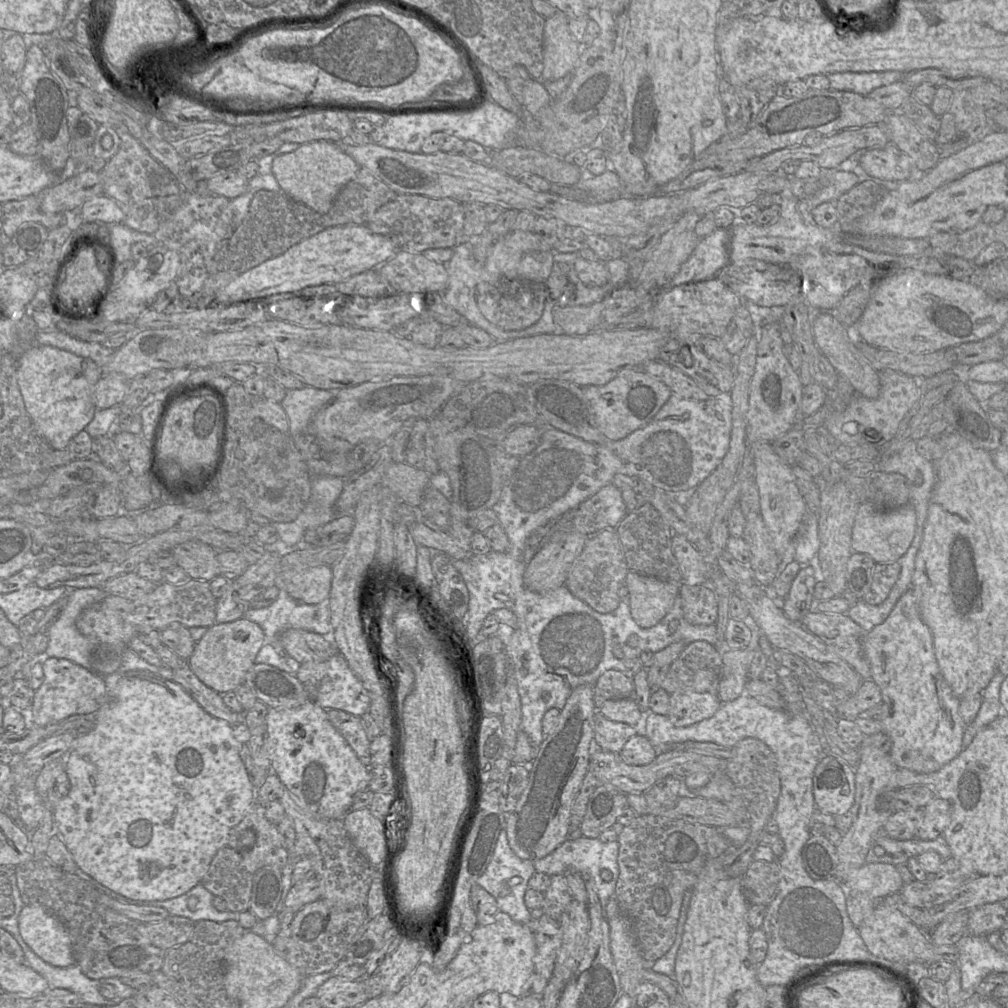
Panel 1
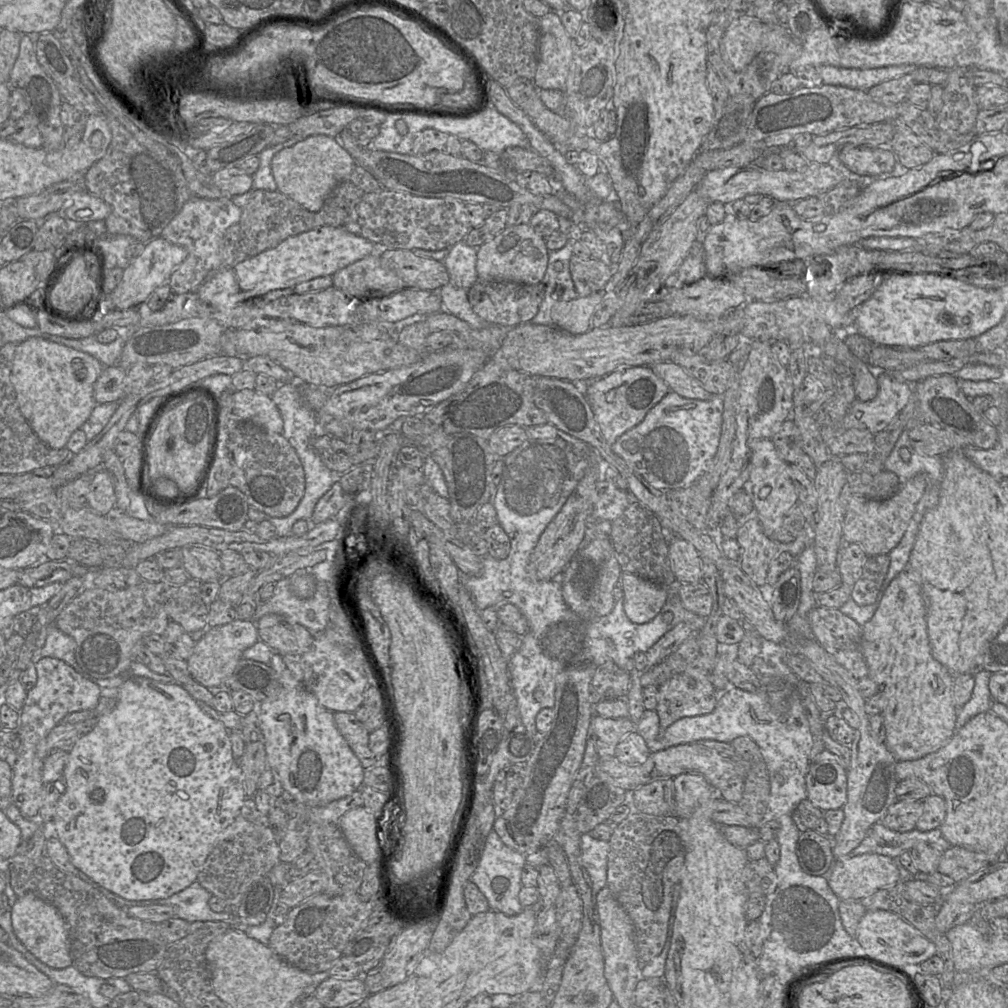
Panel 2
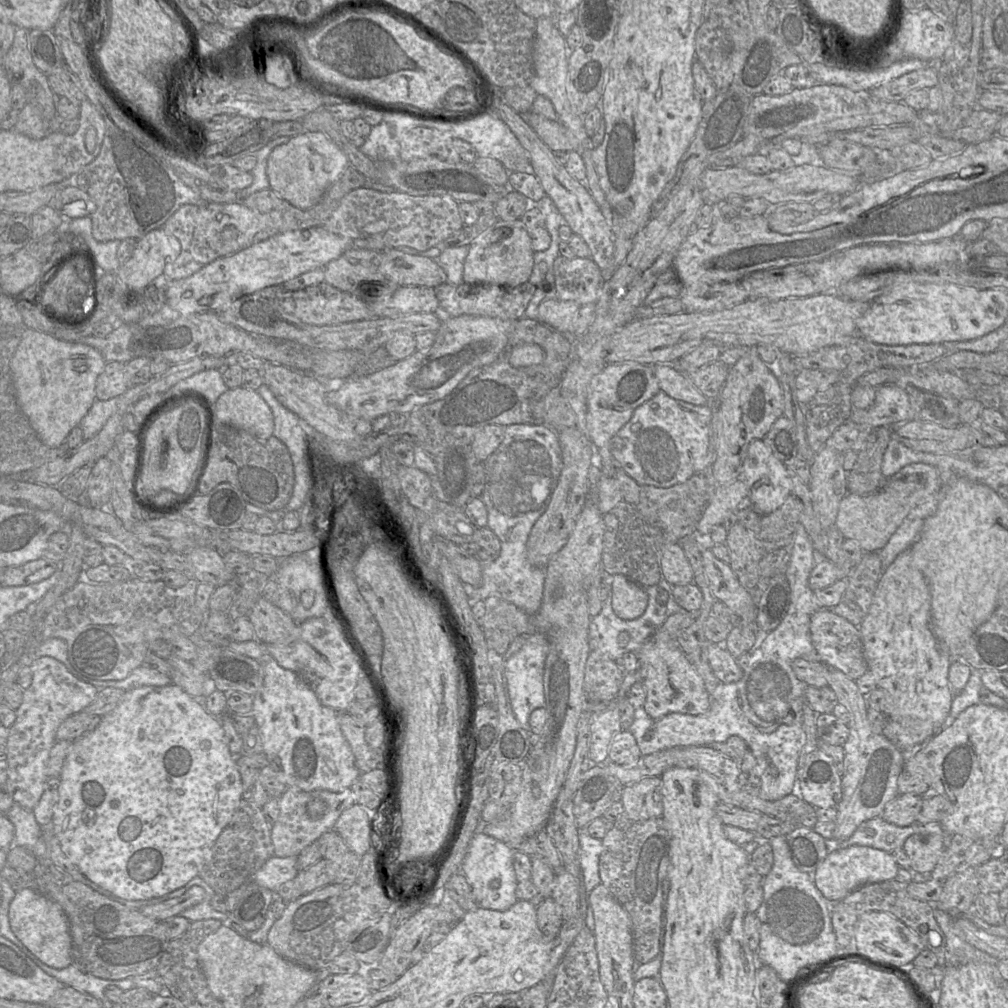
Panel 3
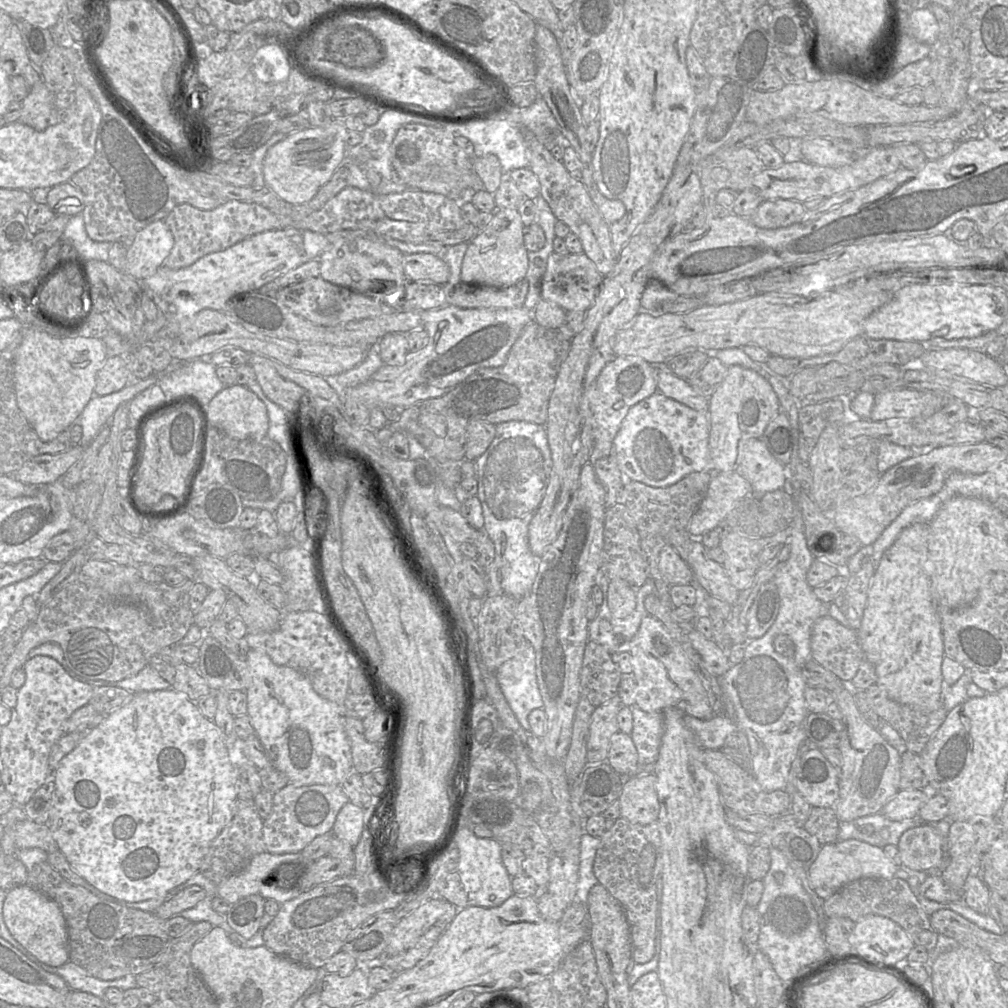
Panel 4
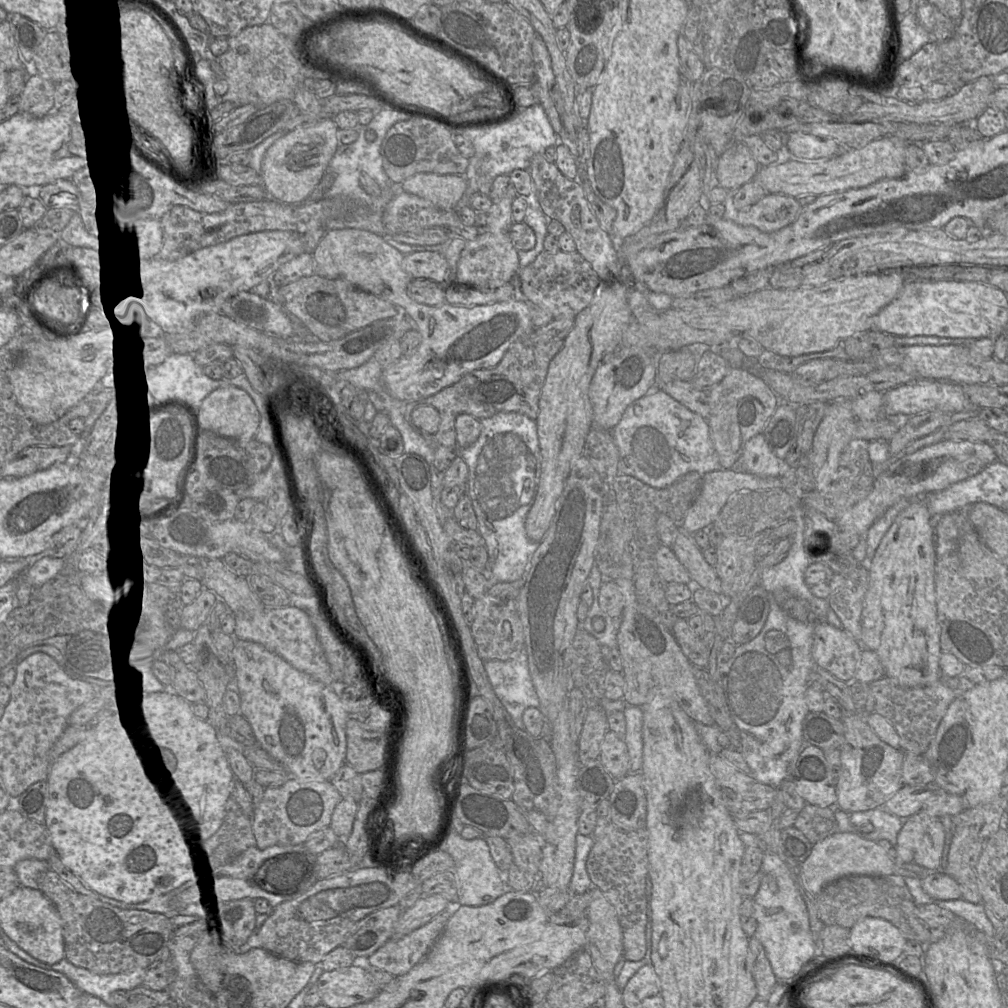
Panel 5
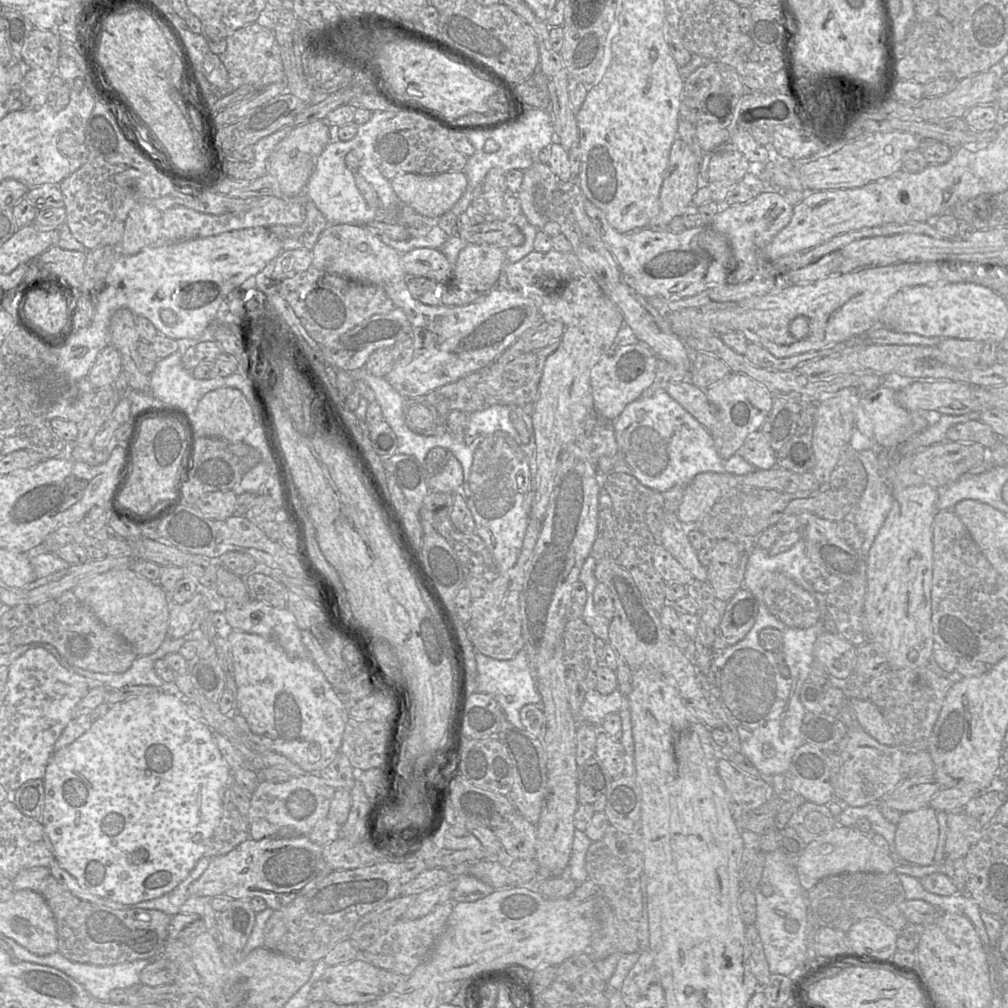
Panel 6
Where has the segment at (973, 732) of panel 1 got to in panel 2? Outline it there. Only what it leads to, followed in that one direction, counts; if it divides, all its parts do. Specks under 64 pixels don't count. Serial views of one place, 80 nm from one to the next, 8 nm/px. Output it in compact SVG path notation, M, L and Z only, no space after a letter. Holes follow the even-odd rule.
M986 670L978 671L975 678L975 685L970 700L962 707L956 721L956 731L963 727L972 717L979 713L990 711L993 702L989 690L989 681L992 673Z

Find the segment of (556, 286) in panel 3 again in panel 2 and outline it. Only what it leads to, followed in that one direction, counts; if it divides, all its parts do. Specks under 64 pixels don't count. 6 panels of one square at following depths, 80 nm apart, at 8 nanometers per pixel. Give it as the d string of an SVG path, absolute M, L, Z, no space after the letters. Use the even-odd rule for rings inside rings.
M575 254L570 259L569 270L580 297L602 291L614 273L614 267L606 259L582 259Z

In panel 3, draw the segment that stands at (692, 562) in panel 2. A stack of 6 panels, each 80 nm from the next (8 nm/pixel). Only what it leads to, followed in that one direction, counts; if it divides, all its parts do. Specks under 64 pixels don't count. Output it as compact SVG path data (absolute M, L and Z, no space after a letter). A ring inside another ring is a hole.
M679 543L664 548L660 565L662 577L670 585L688 585L694 580L692 566Z

